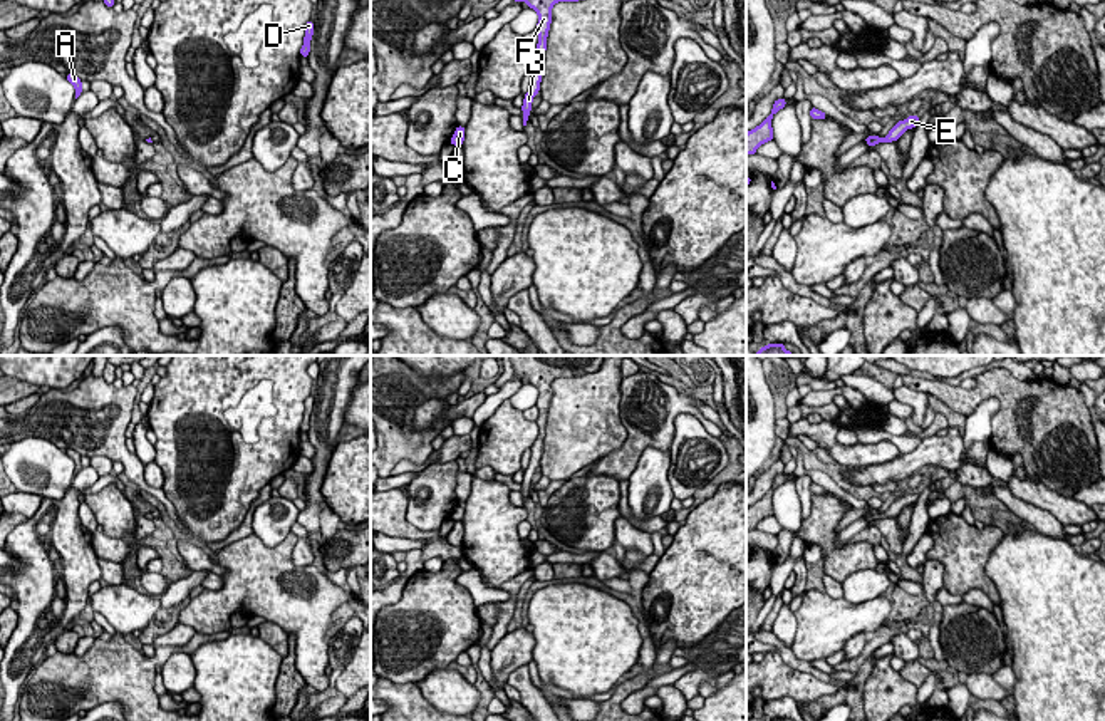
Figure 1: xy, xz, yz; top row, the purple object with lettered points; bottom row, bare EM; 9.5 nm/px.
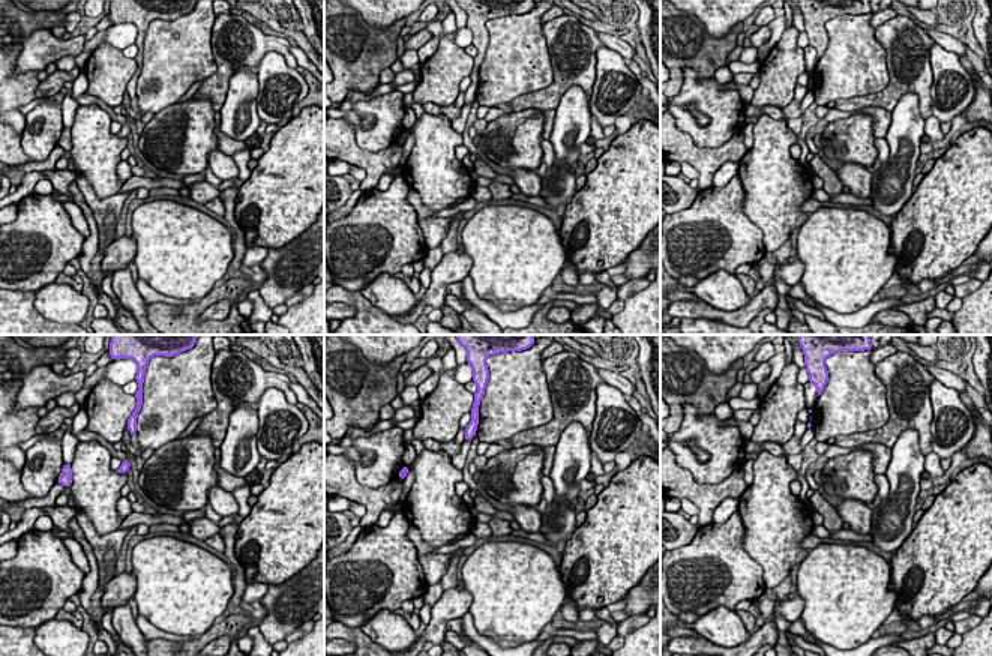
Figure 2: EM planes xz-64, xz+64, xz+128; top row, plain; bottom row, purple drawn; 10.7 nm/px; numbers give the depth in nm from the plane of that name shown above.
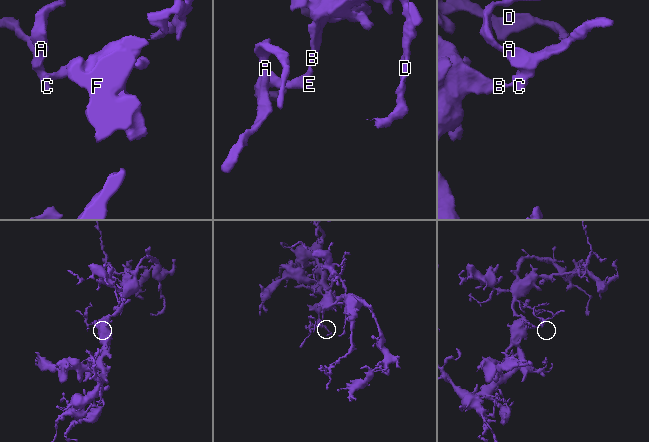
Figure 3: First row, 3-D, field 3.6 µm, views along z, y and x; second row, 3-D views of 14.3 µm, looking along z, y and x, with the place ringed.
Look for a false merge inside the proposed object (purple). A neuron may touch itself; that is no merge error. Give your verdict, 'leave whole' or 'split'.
leave whole

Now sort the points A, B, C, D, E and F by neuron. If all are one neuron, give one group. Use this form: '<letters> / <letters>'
A B C D E F

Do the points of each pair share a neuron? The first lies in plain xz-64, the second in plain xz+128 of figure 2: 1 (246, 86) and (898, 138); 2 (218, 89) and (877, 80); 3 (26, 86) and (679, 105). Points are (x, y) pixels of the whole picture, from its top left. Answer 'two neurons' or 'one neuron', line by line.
1: one neuron
2: two neurons
3: two neurons

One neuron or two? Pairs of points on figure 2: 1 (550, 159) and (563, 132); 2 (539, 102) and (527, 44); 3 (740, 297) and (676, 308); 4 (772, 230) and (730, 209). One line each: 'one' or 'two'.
1: two
2: two
3: two
4: two

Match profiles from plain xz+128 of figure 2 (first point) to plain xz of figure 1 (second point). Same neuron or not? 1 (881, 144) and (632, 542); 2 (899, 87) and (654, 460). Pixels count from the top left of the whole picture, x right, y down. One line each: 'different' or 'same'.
1: same
2: different

